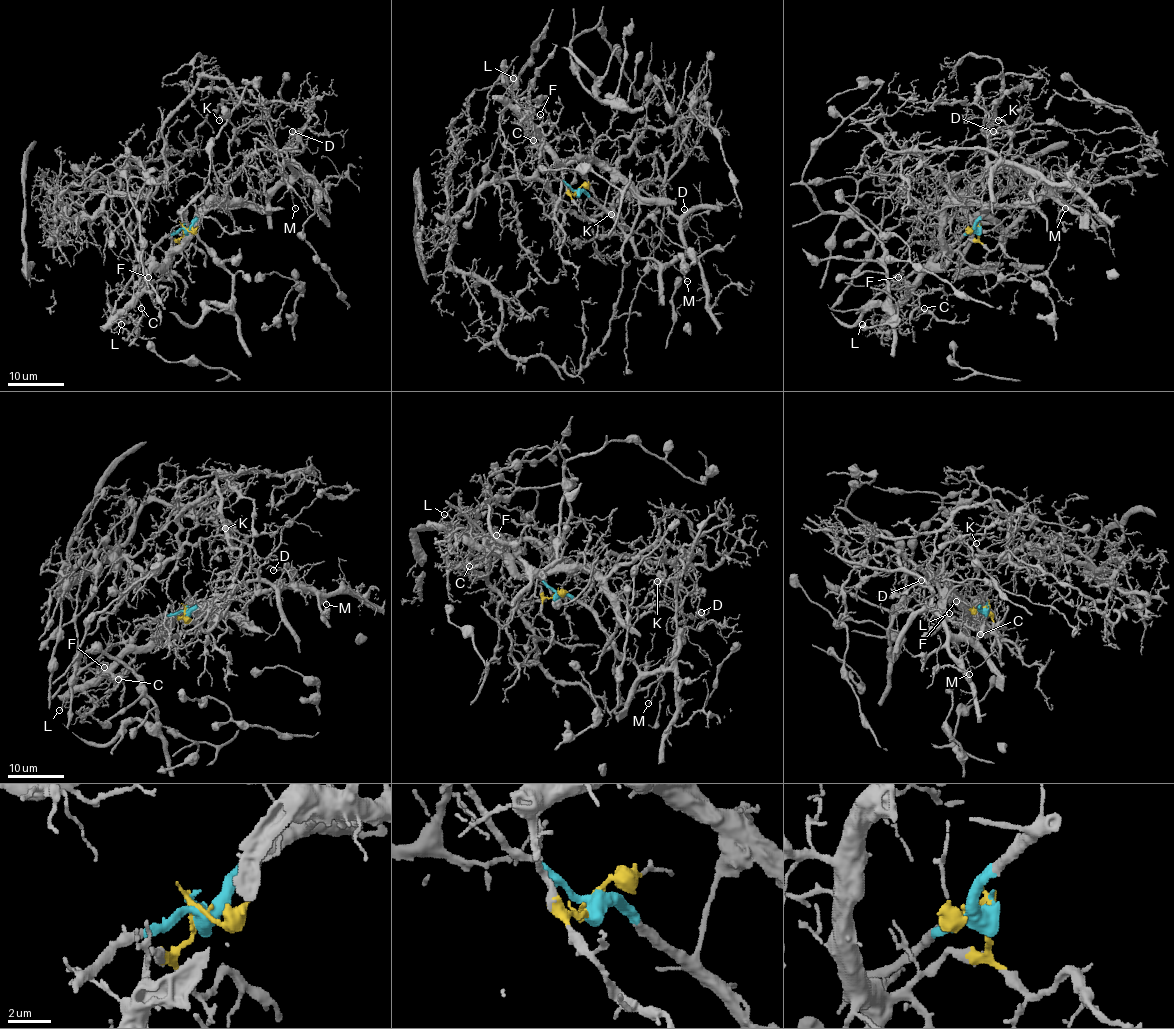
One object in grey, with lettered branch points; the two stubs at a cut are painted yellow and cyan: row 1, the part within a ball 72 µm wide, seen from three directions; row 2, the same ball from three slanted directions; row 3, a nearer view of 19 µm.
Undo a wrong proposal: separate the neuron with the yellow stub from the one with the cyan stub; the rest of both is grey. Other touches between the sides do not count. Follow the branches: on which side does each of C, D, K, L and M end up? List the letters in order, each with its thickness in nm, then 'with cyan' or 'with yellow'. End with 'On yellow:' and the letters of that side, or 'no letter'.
C: 160 nm thick; with yellow
D: 140 nm thick; with cyan
K: 130 nm thick; with yellow
L: 140 nm thick; with yellow
M: 100 nm thick; with cyan
On yellow: C, K, L

